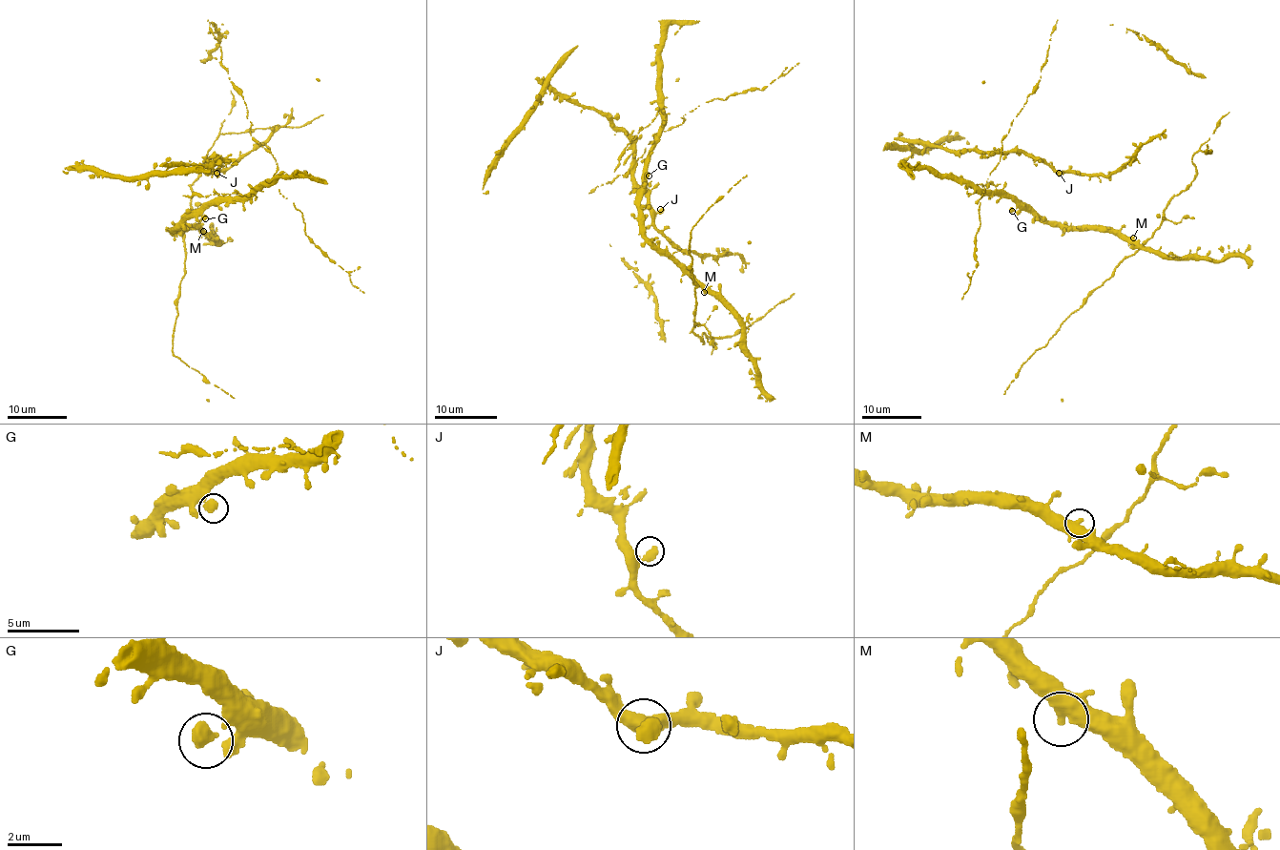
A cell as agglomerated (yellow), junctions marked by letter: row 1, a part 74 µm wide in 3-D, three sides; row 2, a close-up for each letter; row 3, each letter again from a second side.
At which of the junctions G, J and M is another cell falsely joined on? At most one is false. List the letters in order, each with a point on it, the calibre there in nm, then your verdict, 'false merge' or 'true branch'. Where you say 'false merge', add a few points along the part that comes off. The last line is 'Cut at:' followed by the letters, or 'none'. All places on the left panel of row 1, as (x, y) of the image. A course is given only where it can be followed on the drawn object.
G: at (205, 218); 500 nm thick; true branch
J: at (216, 173); 500 nm thick; true branch
M: at (203, 231); 600 nm thick; true branch
Cut at: none

